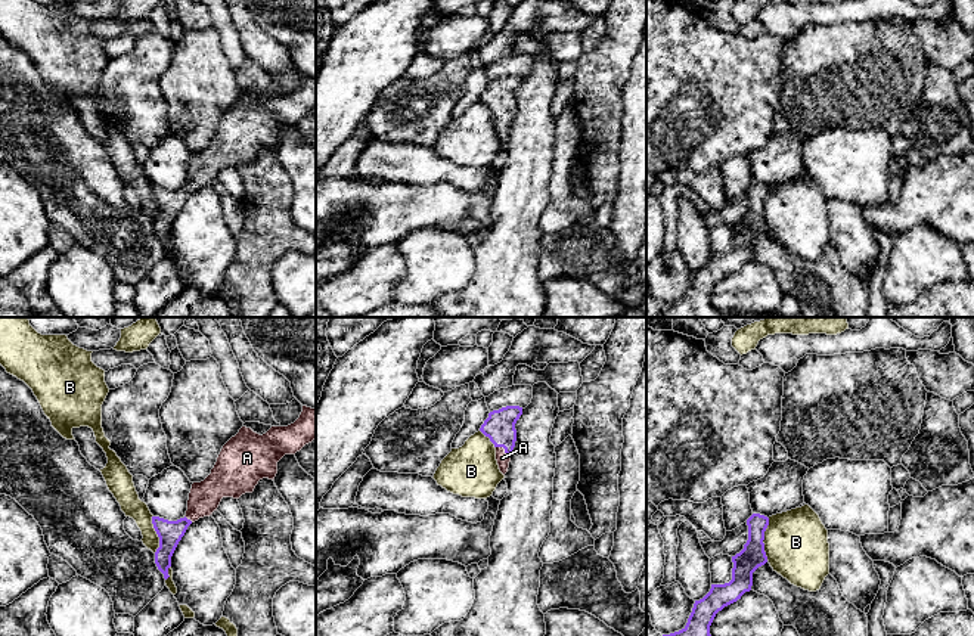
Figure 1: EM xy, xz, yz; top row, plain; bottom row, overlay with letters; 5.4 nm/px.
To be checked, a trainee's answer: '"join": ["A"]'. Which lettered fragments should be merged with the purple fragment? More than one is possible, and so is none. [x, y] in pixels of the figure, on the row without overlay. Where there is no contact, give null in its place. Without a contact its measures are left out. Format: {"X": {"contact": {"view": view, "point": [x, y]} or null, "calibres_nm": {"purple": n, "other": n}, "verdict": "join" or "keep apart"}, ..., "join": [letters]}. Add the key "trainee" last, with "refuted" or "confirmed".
{"A": {"contact": {"view": "xz", "point": [503, 117]}, "calibres_nm": {"purple": 170, "other": 70}, "verdict": "join"}, "B": {"contact": {"view": "yz", "point": [763, 208]}, "calibres_nm": {"purple": 140, "other": 360}, "verdict": "keep apart"}, "join": ["A"], "trainee": "confirmed"}

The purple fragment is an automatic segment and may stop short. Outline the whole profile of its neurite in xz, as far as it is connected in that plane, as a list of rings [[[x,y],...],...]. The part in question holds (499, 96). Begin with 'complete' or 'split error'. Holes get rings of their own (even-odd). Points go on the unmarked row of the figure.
split error; [[[506,75],[488,83],[480,100],[490,108],[496,117],[496,130],[505,145],[509,137],[511,124],[517,111],[515,93],[522,84],[522,77]]]

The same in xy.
split error; [[[303,75],[300,87],[288,96],[272,96],[266,103],[260,105],[251,97],[242,96],[221,118],[211,143],[201,152],[193,152],[186,184],[177,190],[168,190],[152,186],[153,198],[159,207],[159,217],[155,221],[155,233],[167,249],[171,226],[184,205],[187,196],[199,187],[213,184],[223,167],[239,168],[245,162],[252,162],[260,149],[274,149],[277,143],[277,131],[285,124],[295,124],[305,114],[316,109],[316,78]]]

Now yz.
complete; [[[753,183],[747,189],[748,210],[744,218],[732,226],[732,249],[725,254],[711,254],[710,261],[695,270],[686,295],[674,303],[663,304],[660,317],[720,317],[710,304],[710,295],[719,280],[736,272],[751,260],[753,242],[767,232],[764,221],[764,201],[769,187]]]

